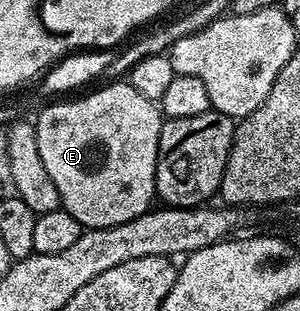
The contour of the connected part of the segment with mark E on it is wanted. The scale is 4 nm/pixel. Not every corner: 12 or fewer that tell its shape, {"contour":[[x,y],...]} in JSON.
{"contour":[[127,81],[34,119],[63,210],[113,227],[157,198],[162,112]]}

